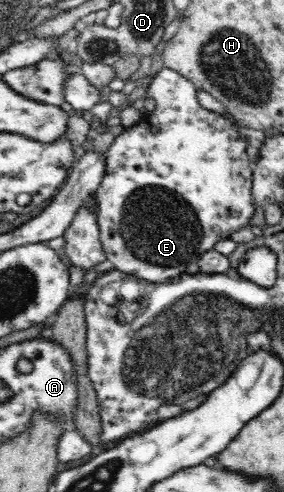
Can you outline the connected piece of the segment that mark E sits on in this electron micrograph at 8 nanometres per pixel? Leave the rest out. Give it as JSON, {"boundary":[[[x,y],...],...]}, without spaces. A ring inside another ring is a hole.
{"boundary":[[[162,67],[152,79],[152,83],[148,85],[147,96],[156,101],[156,109],[146,113],[134,126],[127,127],[123,134],[116,137],[114,143],[108,148],[105,153],[105,173],[94,194],[94,199],[100,207],[96,215],[99,239],[107,259],[112,262],[115,270],[119,270],[136,280],[158,283],[176,277],[182,272],[196,272],[196,270],[187,270],[187,264],[196,262],[216,242],[228,239],[232,232],[248,225],[249,219],[255,212],[251,195],[253,167],[248,158],[248,138],[236,127],[240,124],[239,121],[236,118],[230,118],[230,116],[224,116],[220,112],[212,112],[212,110],[206,110],[200,106],[197,100],[197,89],[190,83],[190,80],[186,80],[173,70]]]}

